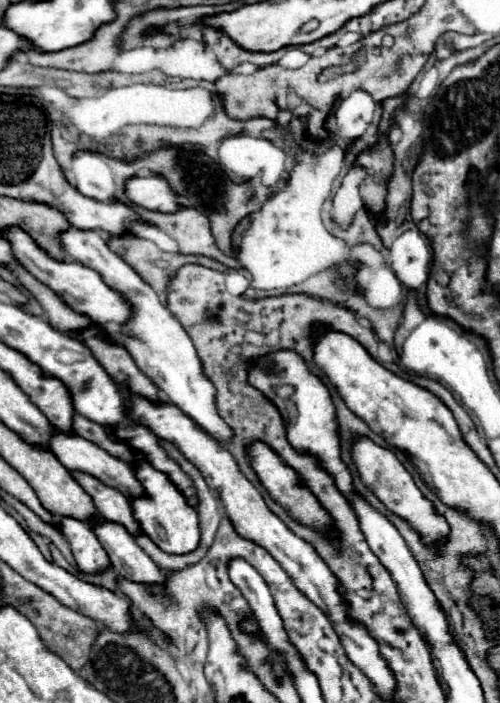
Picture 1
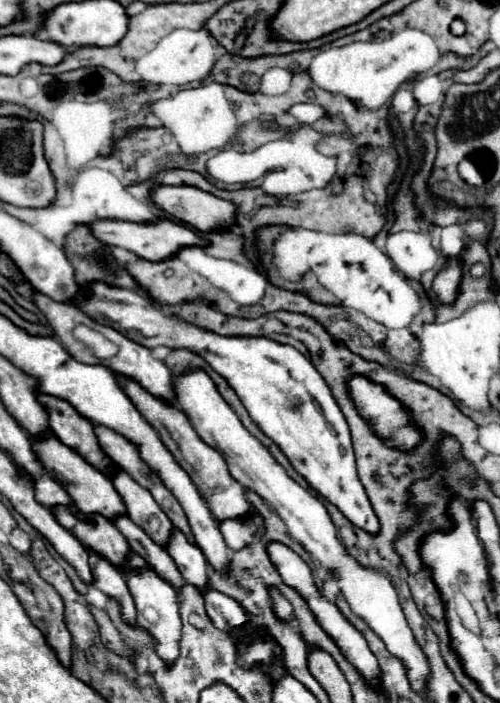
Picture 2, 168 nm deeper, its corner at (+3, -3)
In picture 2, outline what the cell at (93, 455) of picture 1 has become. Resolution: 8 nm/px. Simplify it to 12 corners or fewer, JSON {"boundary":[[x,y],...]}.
{"boundary":[[123,469],[111,483],[127,515],[159,545],[173,523]]}

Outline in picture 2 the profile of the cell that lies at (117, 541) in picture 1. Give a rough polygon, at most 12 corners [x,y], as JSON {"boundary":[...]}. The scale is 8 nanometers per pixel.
{"boundary":[[135,551],[125,581],[137,625],[153,635],[159,657],[179,655],[181,617],[175,587]]}

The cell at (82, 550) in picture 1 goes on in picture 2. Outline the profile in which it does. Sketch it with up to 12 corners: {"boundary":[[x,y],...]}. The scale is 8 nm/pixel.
{"boundary":[[89,553],[91,585],[123,607],[123,619],[135,623],[135,605],[125,575],[107,559]]}

